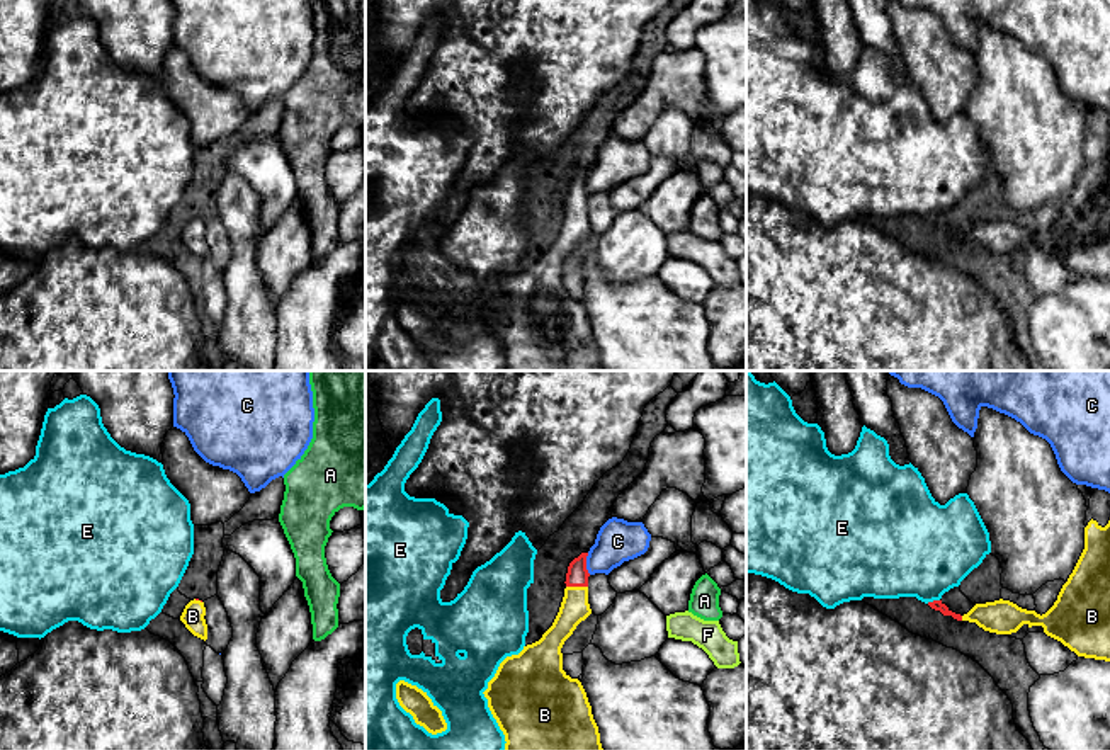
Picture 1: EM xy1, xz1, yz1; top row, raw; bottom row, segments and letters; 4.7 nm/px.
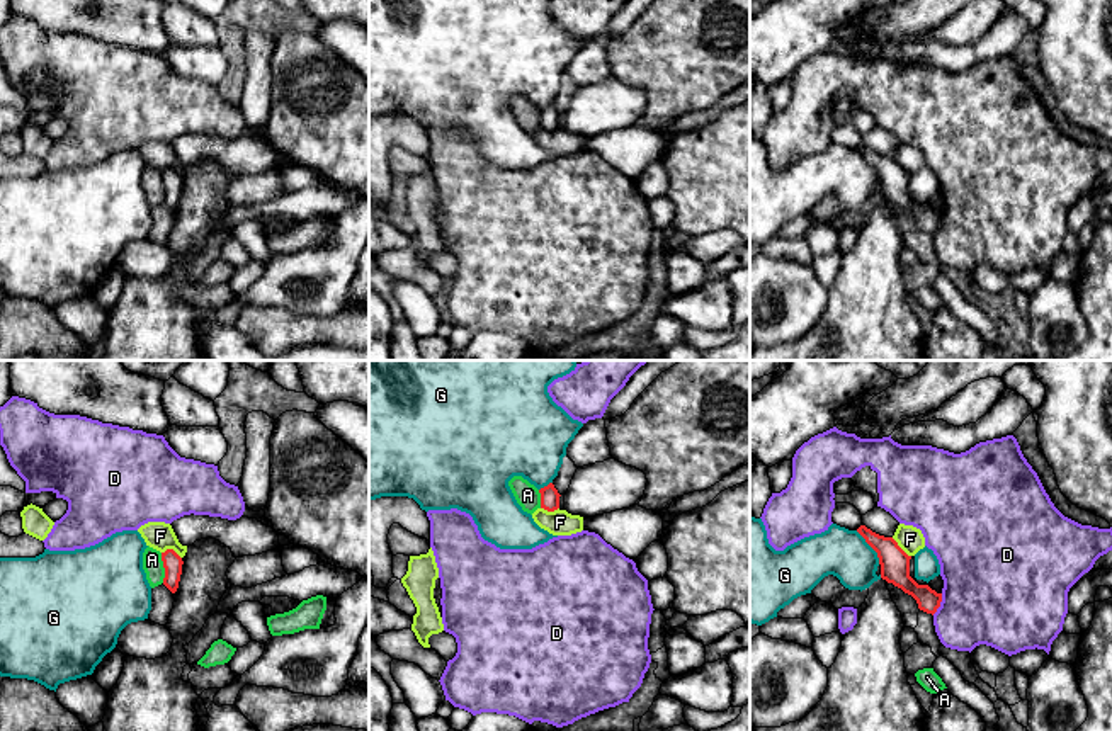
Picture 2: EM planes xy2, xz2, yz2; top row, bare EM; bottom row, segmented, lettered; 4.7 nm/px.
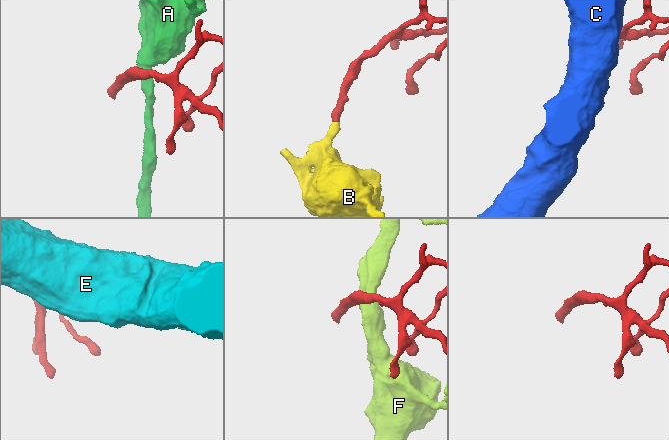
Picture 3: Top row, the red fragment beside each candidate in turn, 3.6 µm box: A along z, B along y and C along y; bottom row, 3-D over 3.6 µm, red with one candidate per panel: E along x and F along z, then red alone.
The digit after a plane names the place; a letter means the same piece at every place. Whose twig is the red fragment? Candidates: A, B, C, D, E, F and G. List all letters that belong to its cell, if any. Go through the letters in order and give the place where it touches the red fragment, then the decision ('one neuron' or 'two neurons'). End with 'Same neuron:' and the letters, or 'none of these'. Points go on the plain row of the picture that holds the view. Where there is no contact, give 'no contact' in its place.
A: meets red in xy2 at (164, 186); two neurons
B: meets red in xz1 at (577, 204); one neuron
C: meets red in xz1 at (585, 182); two neurons
D: meets red in yz2 at (939, 223); two neurons
E: meets red in yz1 at (934, 220); two neurons
F: meets red in yz2 at (900, 167); two neurons
G: meets red in yz2 at (871, 165); two neurons
Same neuron: B

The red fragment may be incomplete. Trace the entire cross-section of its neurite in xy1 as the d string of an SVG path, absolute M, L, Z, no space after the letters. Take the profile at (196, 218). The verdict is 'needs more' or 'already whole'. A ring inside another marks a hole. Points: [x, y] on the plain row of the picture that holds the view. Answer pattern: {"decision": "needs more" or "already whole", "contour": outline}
{"decision": "needs more", "contour": "M199 218L190 219L182 235L180 240L185 243L185 247L197 257L207 259L207 243L206 243L206 226L204 221Z"}

